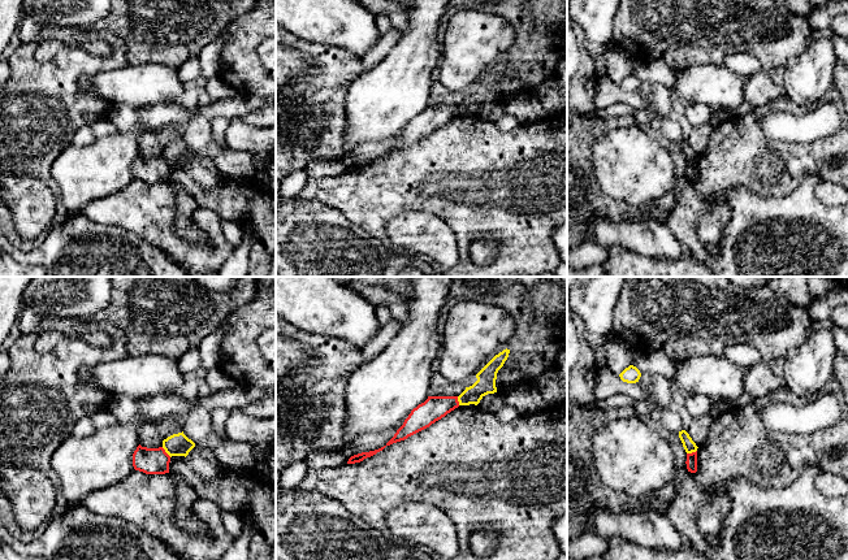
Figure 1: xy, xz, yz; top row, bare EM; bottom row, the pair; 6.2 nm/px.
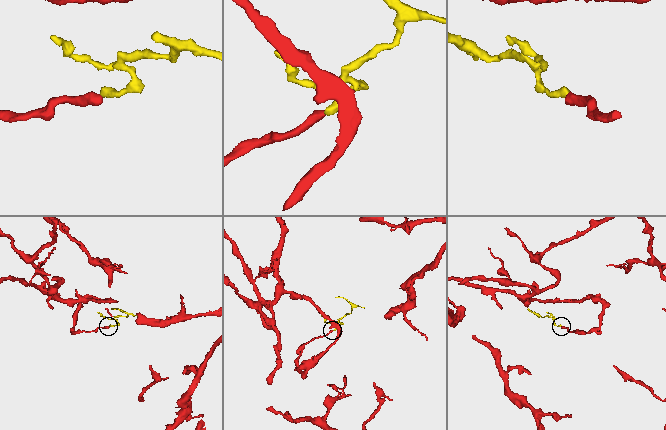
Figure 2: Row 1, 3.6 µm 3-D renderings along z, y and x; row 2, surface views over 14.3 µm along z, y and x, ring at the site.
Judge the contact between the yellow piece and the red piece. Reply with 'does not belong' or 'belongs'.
does not belong

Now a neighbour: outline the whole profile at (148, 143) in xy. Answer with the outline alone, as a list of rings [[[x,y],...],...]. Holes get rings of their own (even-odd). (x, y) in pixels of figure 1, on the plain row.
[[[147,131],[140,136],[139,153],[147,157],[163,156],[163,149],[160,148],[160,143],[156,133]]]

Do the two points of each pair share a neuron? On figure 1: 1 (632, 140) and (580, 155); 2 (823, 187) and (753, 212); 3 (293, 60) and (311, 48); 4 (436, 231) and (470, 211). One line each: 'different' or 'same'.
1: different
2: different
3: different
4: different

